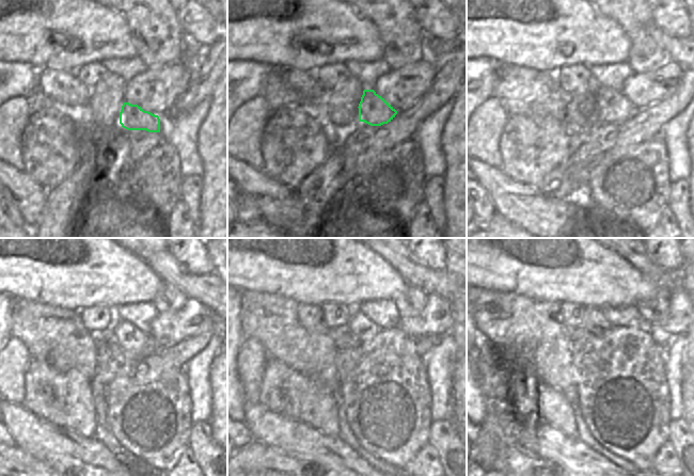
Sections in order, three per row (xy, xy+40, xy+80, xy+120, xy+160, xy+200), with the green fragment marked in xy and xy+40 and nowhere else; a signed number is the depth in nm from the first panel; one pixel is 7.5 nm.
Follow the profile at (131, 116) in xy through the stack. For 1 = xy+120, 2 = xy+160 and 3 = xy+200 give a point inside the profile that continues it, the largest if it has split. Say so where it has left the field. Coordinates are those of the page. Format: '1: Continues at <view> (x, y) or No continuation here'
1: Continues at xy+120 (129, 337)
2: Continues at xy+160 (363, 329)
3: Continues at xy+200 (595, 321)

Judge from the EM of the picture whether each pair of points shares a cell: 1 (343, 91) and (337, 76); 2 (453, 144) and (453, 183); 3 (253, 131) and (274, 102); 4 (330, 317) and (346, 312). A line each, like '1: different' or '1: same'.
1: different
2: same
3: different
4: same

